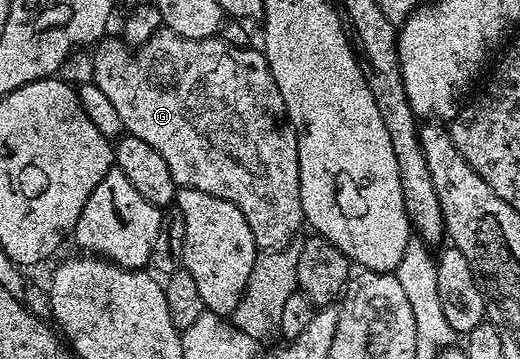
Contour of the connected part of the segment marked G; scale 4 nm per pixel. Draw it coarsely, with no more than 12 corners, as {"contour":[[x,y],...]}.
{"contour":[[216,36],[101,39],[92,83],[257,249],[305,223],[268,59]]}

